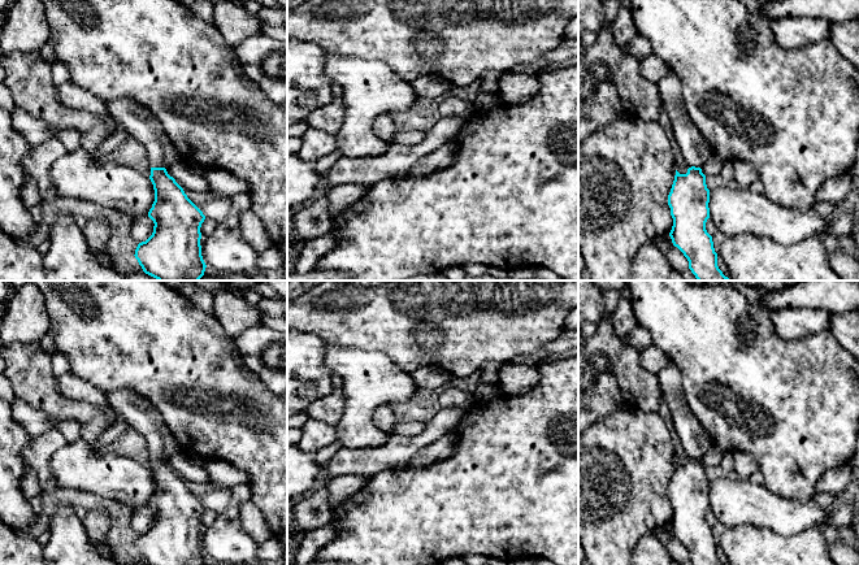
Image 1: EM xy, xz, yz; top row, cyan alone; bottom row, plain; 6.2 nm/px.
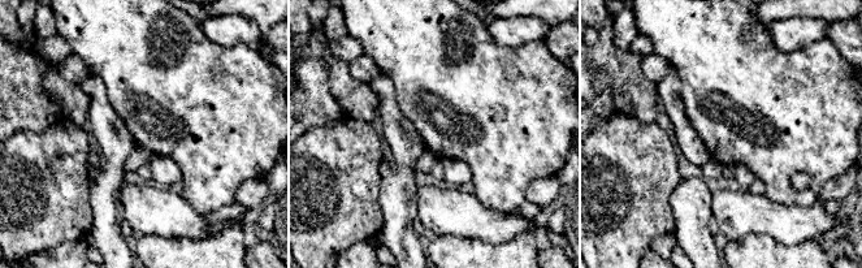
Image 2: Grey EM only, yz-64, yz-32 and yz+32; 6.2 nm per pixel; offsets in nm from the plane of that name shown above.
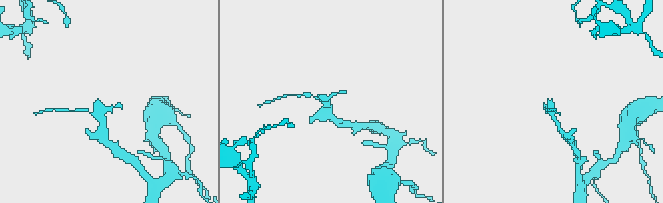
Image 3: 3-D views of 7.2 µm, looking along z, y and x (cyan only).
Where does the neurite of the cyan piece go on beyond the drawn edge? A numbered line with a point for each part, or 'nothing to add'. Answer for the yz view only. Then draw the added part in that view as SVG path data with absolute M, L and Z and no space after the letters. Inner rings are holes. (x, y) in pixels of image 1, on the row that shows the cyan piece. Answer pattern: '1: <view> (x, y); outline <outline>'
1: yz (693, 146); outline M669 71L658 82L658 88L663 99L663 108L671 119L676 143L687 166L702 169L712 155L712 151L698 126L689 117L678 77L673 71Z

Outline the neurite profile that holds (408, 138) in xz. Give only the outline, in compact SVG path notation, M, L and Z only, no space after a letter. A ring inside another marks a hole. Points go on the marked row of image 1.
M413 130L413 131L399 131L399 132L394 134L391 143L413 145L413 144L418 144L420 142L422 142L424 138L425 138L424 131L416 131L416 130Z

